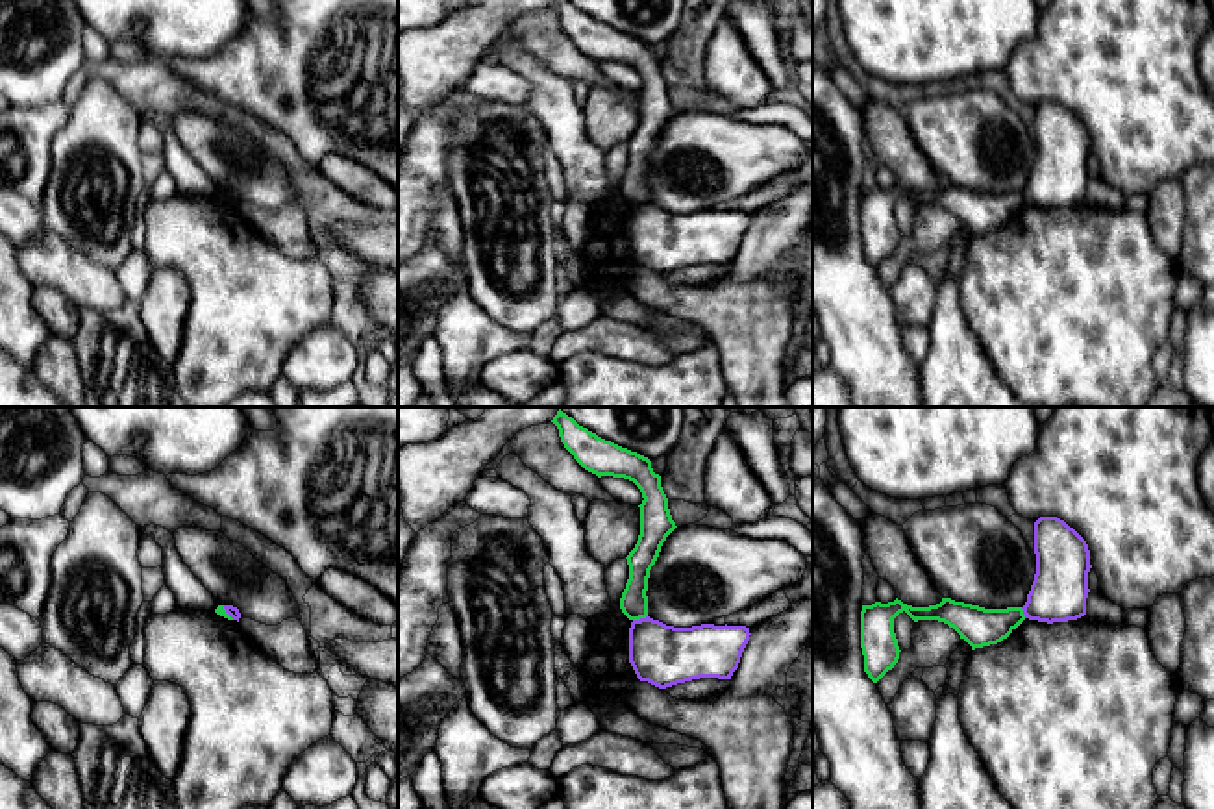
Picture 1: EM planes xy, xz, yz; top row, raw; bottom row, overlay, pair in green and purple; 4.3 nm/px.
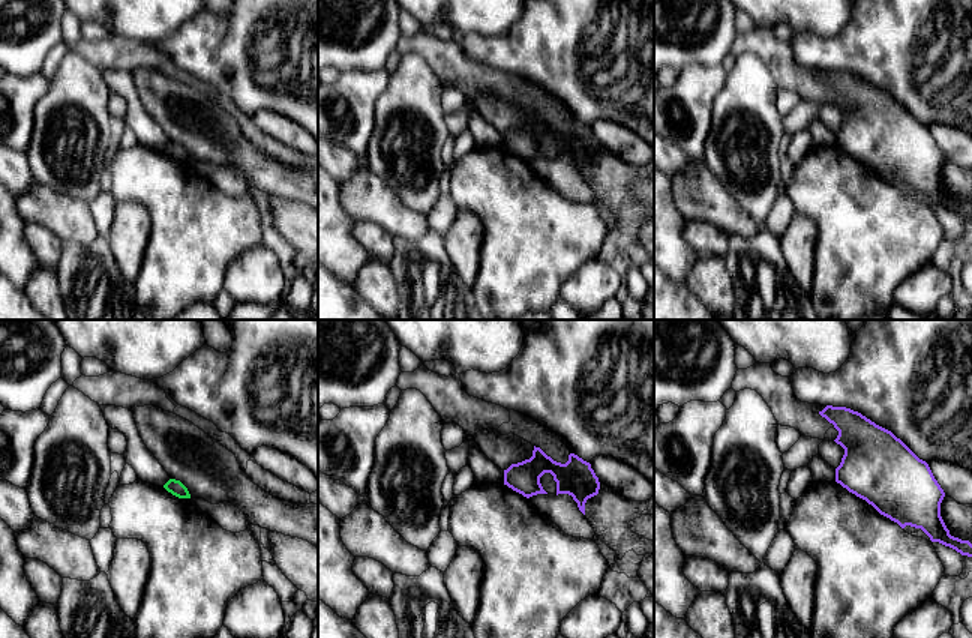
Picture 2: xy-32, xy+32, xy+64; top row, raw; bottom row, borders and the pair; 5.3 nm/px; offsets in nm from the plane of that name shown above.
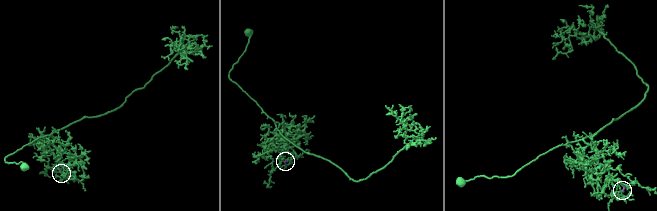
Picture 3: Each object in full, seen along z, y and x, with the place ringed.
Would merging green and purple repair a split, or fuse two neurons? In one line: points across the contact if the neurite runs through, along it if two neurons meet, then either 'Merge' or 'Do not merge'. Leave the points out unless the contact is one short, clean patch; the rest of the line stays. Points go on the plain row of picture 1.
Boundary: xz (646, 200), (633, 206). Do not merge

